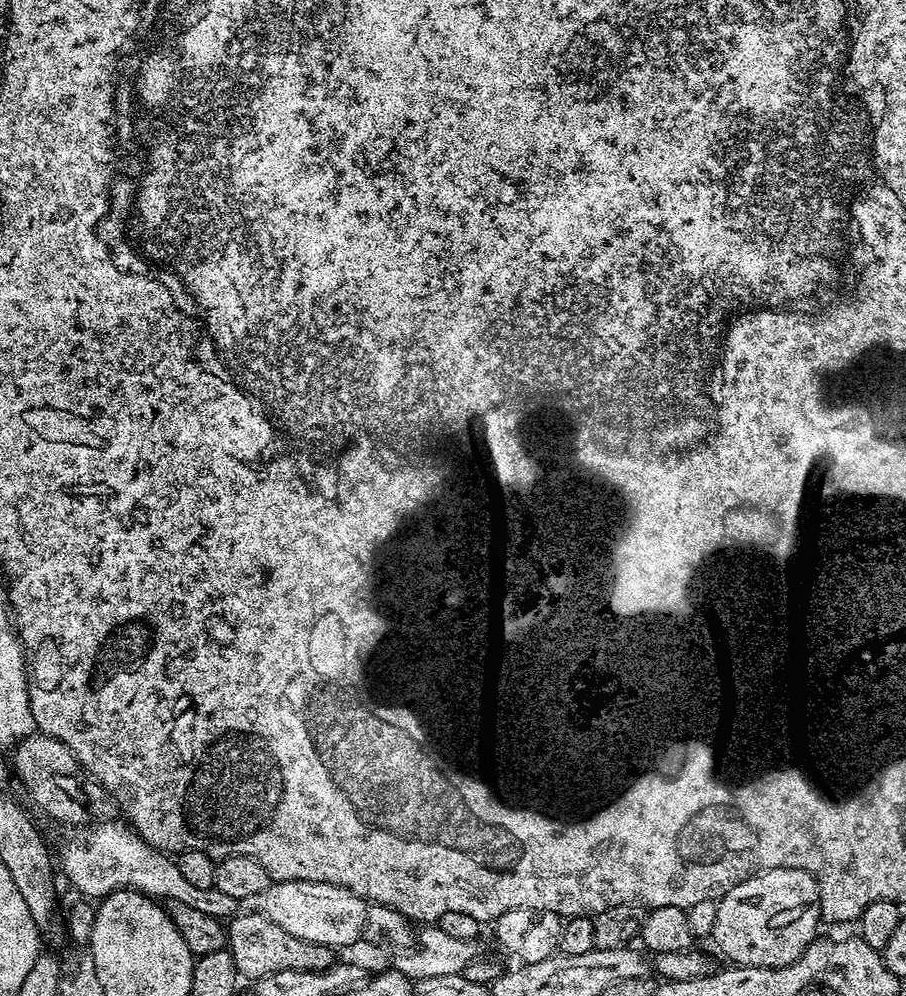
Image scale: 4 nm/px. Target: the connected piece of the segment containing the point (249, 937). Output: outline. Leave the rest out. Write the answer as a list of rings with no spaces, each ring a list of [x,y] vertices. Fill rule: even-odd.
[[[241,911],[231,917],[226,924],[226,948],[232,953],[237,973],[249,978],[274,974],[278,970],[321,972],[338,960],[337,953],[330,946],[294,938],[294,934],[286,934],[282,926],[274,926],[274,922],[270,922],[262,912]]]

